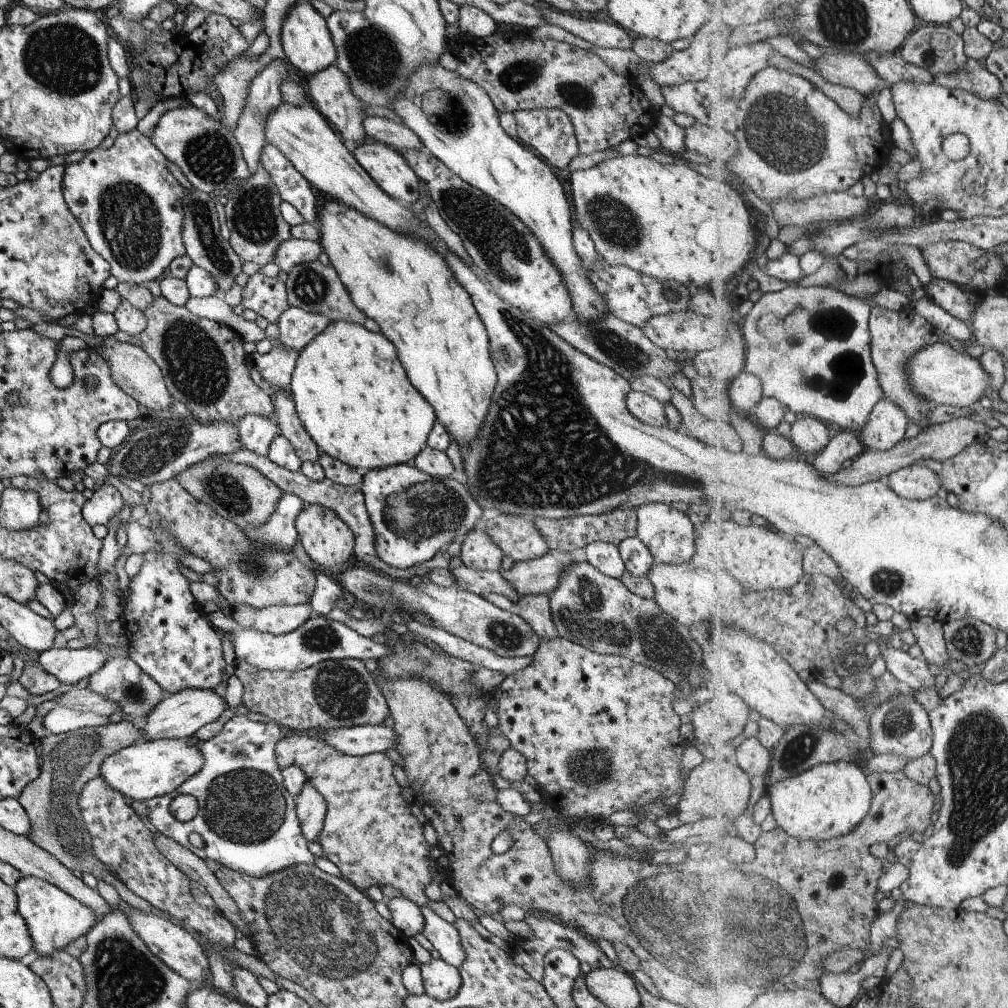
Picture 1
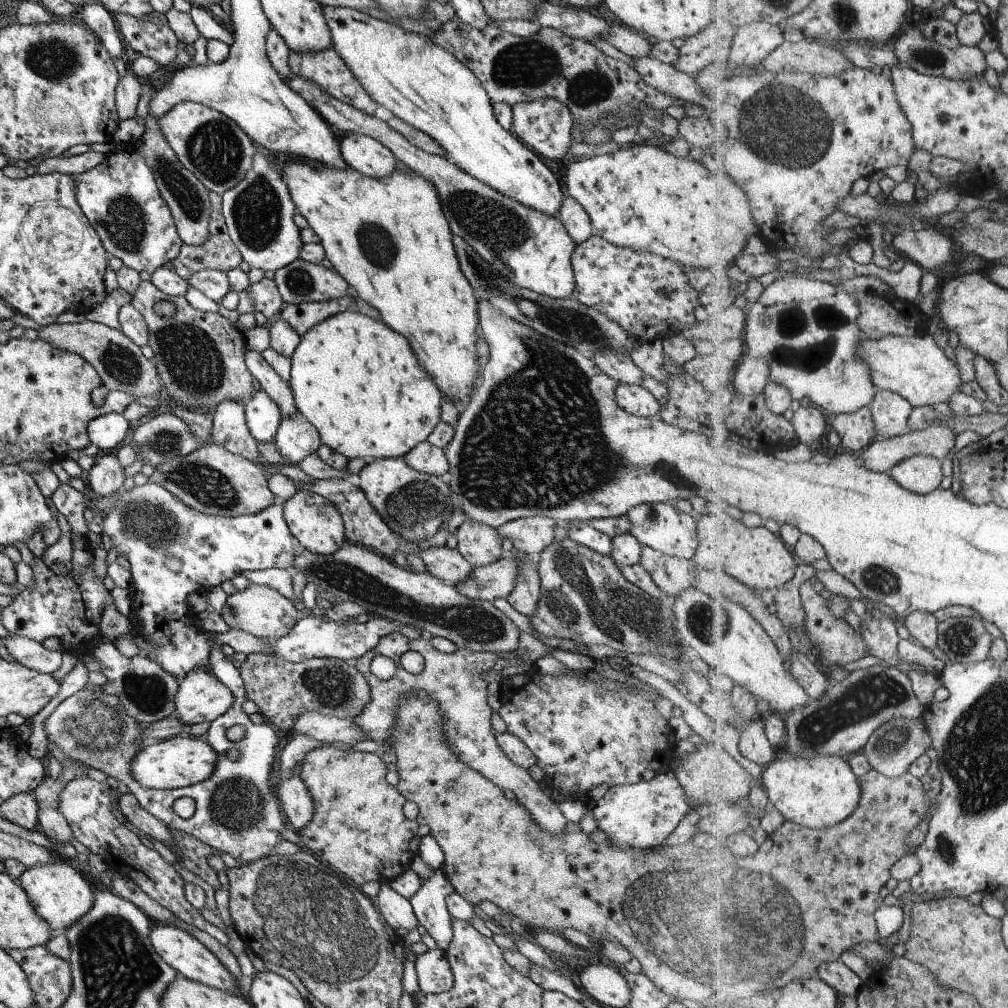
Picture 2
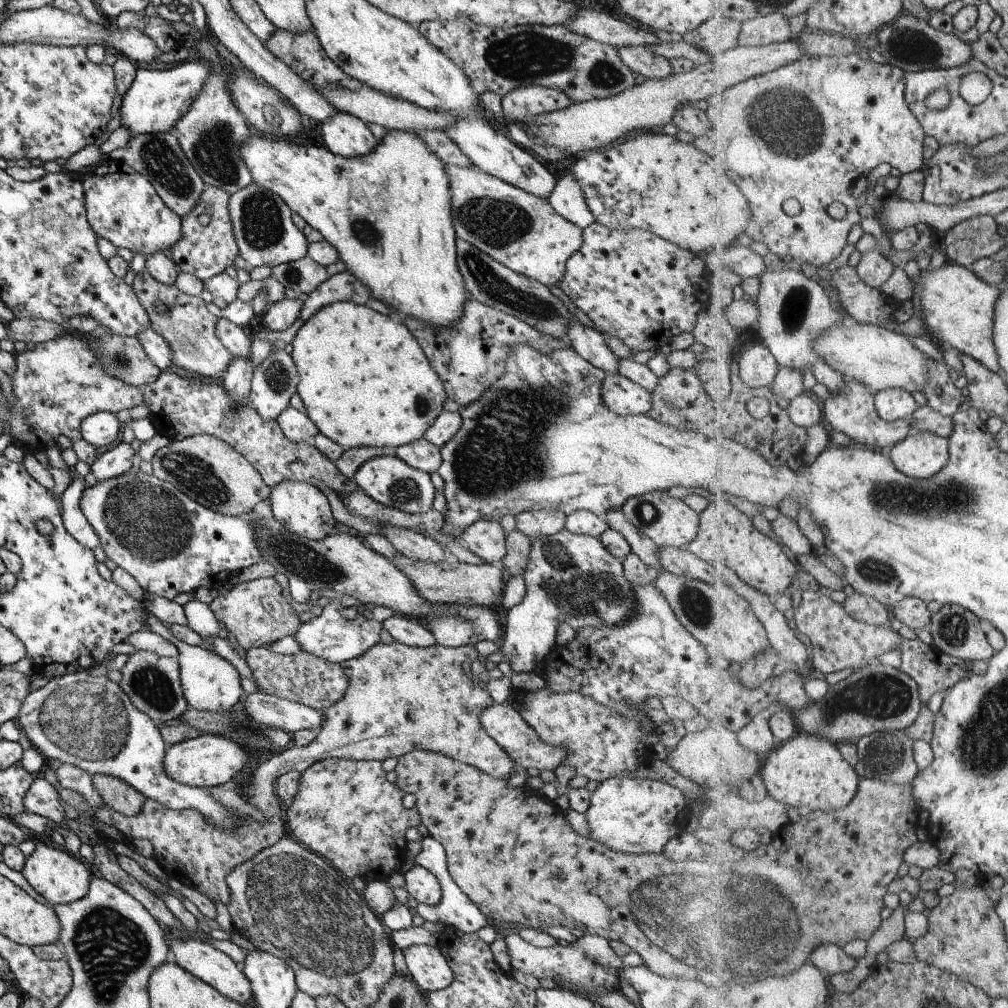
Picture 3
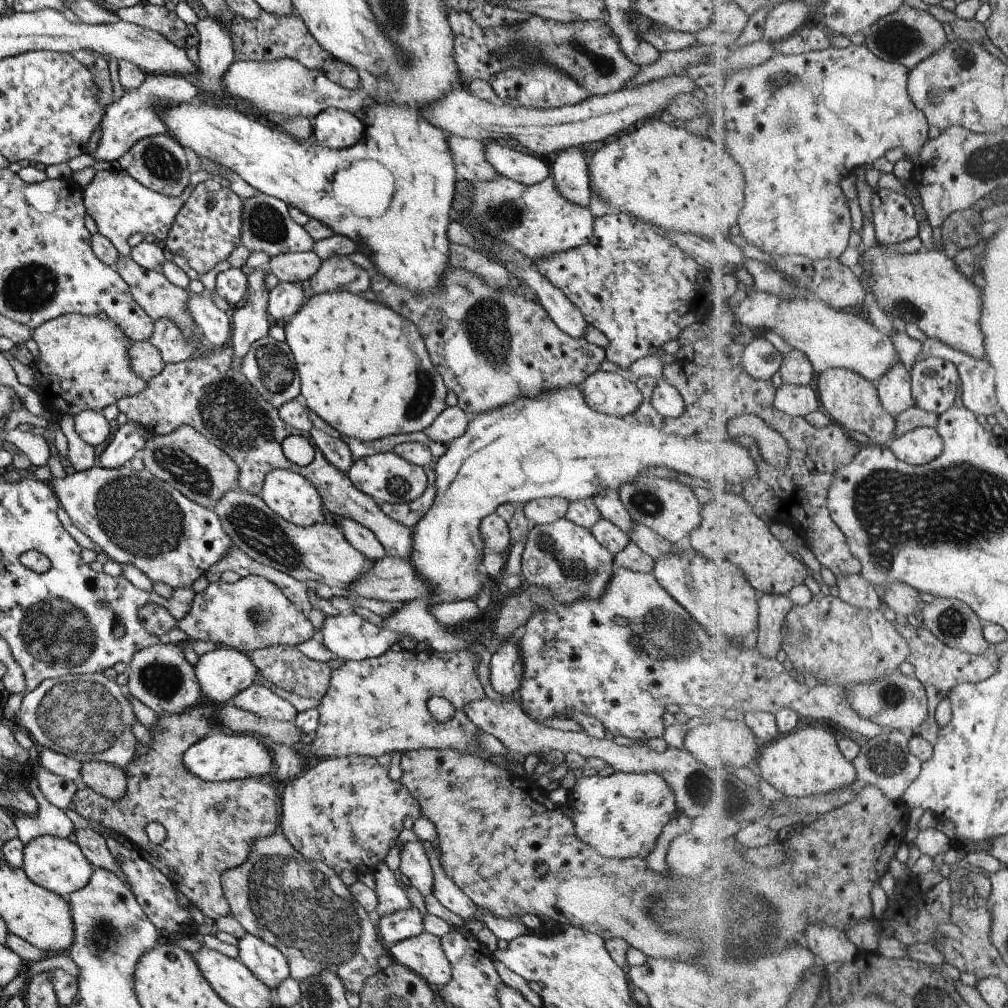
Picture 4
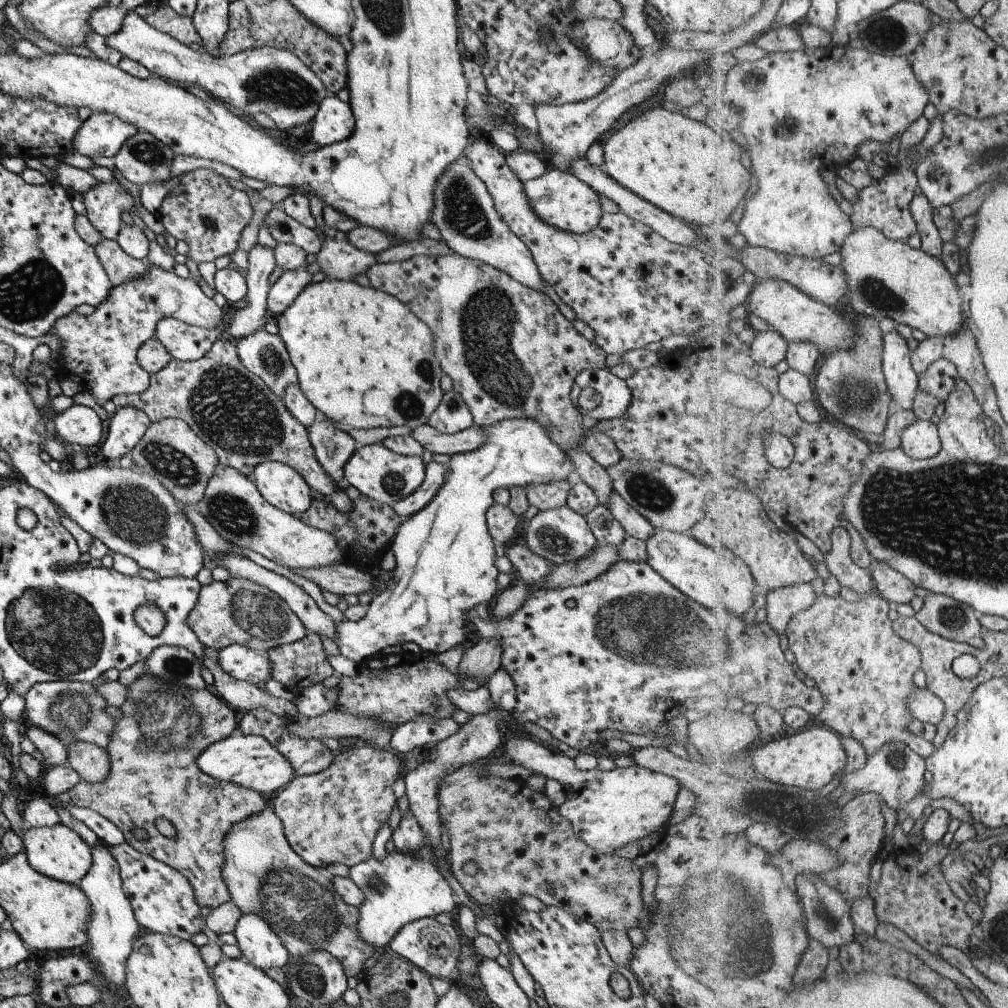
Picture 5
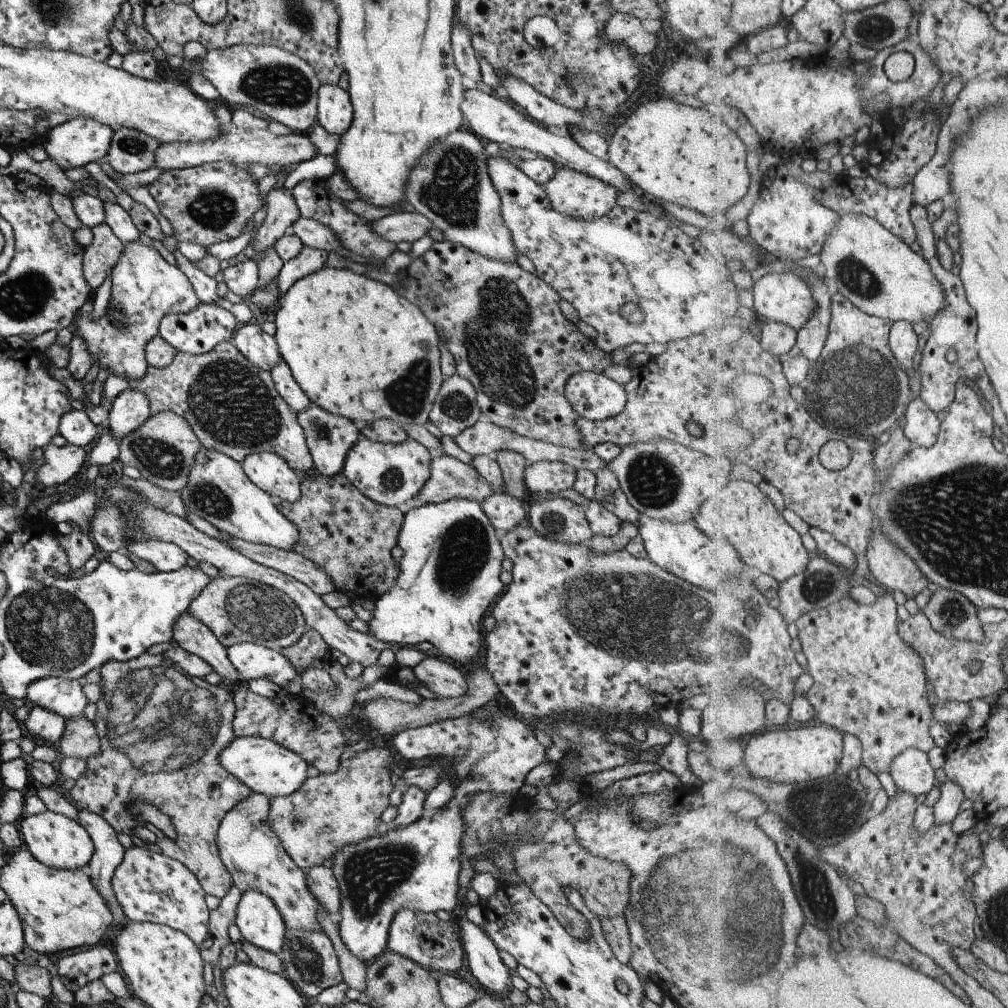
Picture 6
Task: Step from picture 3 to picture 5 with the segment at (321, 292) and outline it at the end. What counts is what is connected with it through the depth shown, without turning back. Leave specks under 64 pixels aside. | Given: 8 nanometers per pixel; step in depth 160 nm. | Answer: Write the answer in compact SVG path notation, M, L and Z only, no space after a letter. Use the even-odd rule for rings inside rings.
M320 223L323 240L316 262L325 272L325 279L353 281L355 274L364 273L376 263L376 254L355 248L346 237L347 233Z

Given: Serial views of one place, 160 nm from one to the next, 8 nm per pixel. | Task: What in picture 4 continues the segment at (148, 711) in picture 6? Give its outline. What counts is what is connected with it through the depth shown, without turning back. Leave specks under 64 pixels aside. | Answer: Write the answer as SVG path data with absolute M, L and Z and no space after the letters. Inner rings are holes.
M201 701L199 705L191 706L181 714L167 716L167 712L161 712L157 715L157 720L153 722L155 730L149 732L151 746L137 743L131 766L122 770L127 782L125 796L117 800L109 800L79 783L71 798L75 813L88 822L97 822L103 828L124 837L140 858L157 868L171 882L171 885L187 898L188 905L195 906L203 917L210 918L212 921L230 914L221 889L221 874L245 862L257 838L267 838L279 830L277 826L279 826L280 817L280 810L276 810L275 784L269 779L260 777L233 782L203 782L182 767L181 756L185 750L213 730L218 729L212 719L215 708L213 704ZM151 822L159 823L165 829L165 839L161 844L152 844L144 834L145 827Z

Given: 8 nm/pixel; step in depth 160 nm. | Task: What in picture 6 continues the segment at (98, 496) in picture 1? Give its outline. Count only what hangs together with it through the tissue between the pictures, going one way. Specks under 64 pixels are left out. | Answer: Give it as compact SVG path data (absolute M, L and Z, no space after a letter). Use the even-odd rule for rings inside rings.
M131 388L121 391L111 401L106 428L113 439L119 440L135 430L150 415L148 398Z

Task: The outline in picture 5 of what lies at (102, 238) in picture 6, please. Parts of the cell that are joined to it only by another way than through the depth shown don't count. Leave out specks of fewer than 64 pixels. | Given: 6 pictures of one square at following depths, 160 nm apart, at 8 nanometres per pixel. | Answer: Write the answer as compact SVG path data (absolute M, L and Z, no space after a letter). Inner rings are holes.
M99 239L93 250L112 286L141 276L149 266L146 260L129 256L115 240Z

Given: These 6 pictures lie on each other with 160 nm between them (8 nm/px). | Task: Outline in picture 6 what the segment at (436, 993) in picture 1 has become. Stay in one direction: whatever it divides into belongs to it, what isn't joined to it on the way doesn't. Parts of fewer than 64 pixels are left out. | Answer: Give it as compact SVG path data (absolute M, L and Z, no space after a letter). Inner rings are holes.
M399 909L394 913L387 932L386 947L394 953L410 958L427 970L455 974L463 960L456 920L441 921L433 913L424 913L411 909Z

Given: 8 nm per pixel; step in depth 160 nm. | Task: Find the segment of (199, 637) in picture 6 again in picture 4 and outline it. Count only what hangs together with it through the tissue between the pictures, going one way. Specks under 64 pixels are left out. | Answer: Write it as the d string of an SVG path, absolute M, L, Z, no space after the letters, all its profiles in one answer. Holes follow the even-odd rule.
M256 683L235 694L230 703L239 710L279 722L294 722L297 716L297 711L287 700L282 700L265 686Z

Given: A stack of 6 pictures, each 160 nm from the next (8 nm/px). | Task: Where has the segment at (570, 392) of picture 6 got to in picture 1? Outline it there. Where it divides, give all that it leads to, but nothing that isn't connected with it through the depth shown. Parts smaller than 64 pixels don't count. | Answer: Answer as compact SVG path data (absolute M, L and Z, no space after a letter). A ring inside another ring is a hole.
M630 390L625 398L627 411L649 426L667 426L664 406L655 398L640 391Z

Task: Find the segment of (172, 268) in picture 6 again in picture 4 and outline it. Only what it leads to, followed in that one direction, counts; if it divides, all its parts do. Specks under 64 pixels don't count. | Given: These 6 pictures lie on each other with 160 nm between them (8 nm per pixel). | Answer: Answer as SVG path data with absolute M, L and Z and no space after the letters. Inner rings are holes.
M187 290L187 312L200 331L203 341L211 348L223 348L230 342L229 312L222 312L207 294L193 294ZM65 314L35 328L31 334L31 340L35 342L38 349L37 359L34 360L32 367L33 379L36 382L33 391L48 412L54 412L58 416L69 414L71 419L83 410L101 412L106 406L116 404L121 398L140 394L145 388L146 382L137 378L129 370L129 360L127 360L129 340L123 336L119 326L115 326L108 319L100 320L96 316Z

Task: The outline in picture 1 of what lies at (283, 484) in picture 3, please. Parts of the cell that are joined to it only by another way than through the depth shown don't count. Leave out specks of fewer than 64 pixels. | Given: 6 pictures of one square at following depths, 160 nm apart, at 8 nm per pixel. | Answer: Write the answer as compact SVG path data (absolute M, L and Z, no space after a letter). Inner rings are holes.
M307 504L295 518L296 539L314 567L321 566L329 574L343 567L352 555L354 539L349 528L327 508Z

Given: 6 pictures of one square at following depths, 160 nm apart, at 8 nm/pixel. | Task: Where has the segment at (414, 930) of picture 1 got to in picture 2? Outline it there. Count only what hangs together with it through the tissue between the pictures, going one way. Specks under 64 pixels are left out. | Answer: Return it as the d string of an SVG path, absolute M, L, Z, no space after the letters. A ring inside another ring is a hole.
M387 883L380 884L379 892L372 900L375 909L395 932L397 930L408 932L417 928L418 923L413 915L411 904L403 896L391 890Z

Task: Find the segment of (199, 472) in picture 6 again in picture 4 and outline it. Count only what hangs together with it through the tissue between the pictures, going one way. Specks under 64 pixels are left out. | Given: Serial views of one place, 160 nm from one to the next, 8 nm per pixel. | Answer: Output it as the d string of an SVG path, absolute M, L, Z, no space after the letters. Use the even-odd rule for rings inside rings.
M245 490L225 492L212 511L219 516L221 528L241 553L257 564L269 566L297 582L318 582L338 593L349 590L353 582L373 568L373 562L353 548L335 526L322 521L307 528L295 526L271 512L258 495L245 493Z

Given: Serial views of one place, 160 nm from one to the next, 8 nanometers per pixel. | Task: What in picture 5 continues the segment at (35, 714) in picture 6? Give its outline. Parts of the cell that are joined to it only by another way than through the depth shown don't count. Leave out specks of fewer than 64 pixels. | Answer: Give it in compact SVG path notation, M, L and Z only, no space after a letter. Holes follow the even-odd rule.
M23 724L22 734L23 738L27 737L33 743L33 746L39 750L39 754L43 756L45 768L67 764L66 750L57 737L50 735L42 728Z

